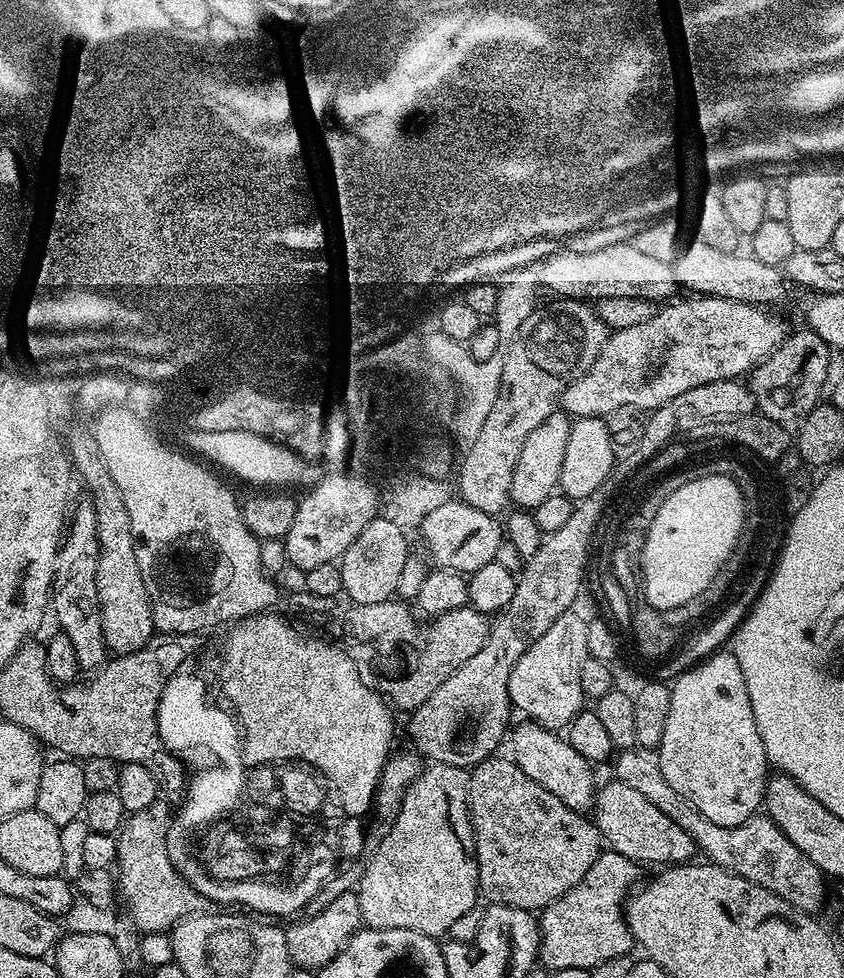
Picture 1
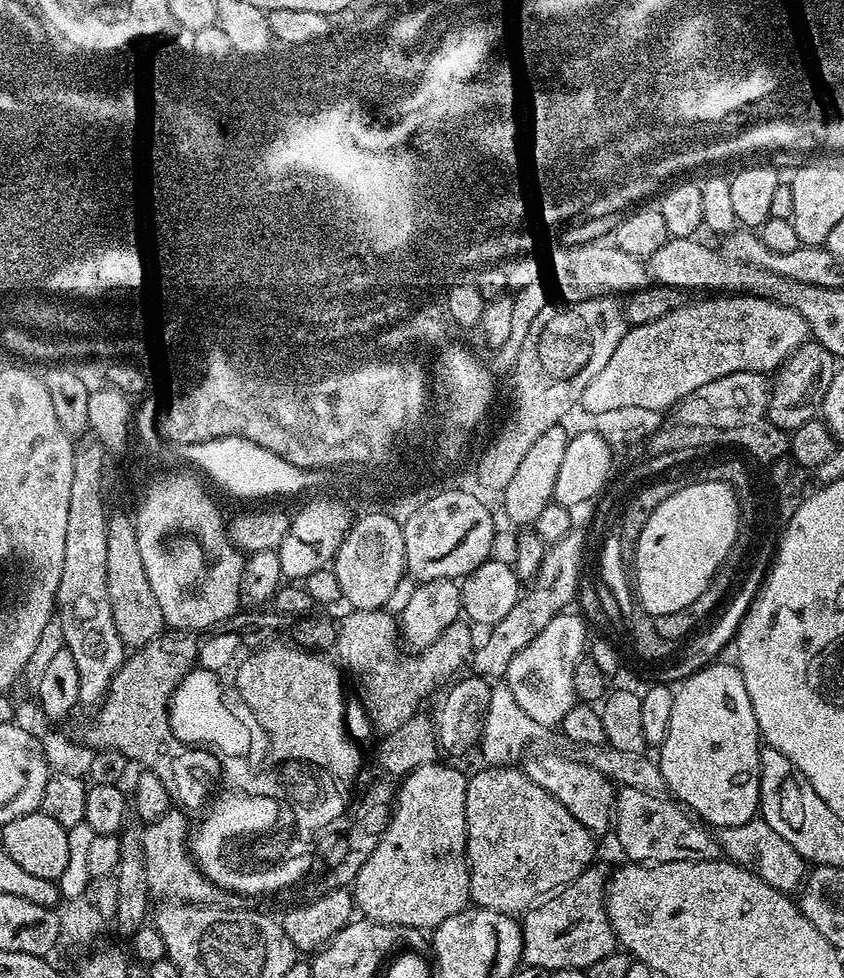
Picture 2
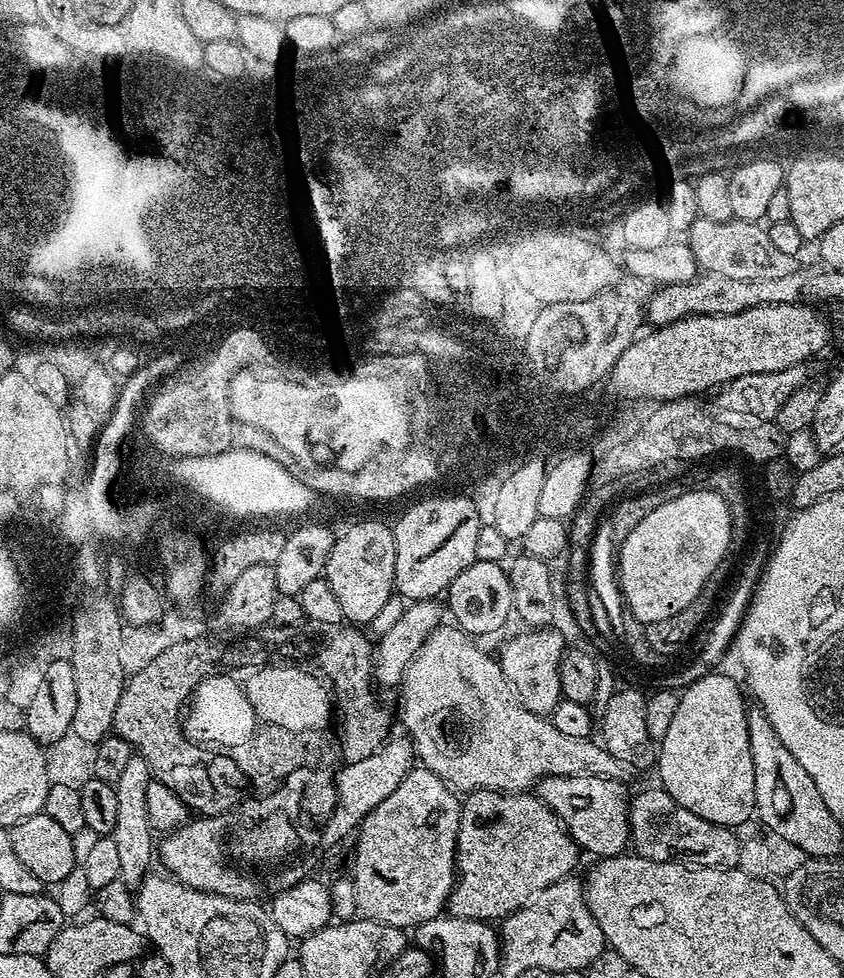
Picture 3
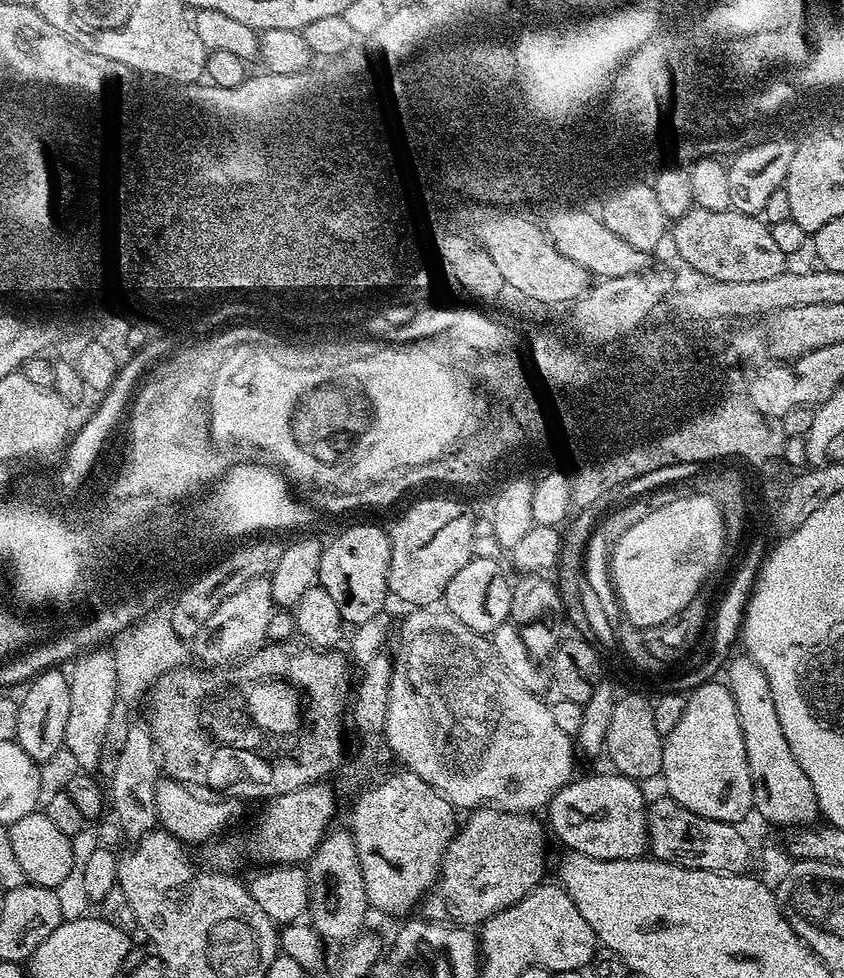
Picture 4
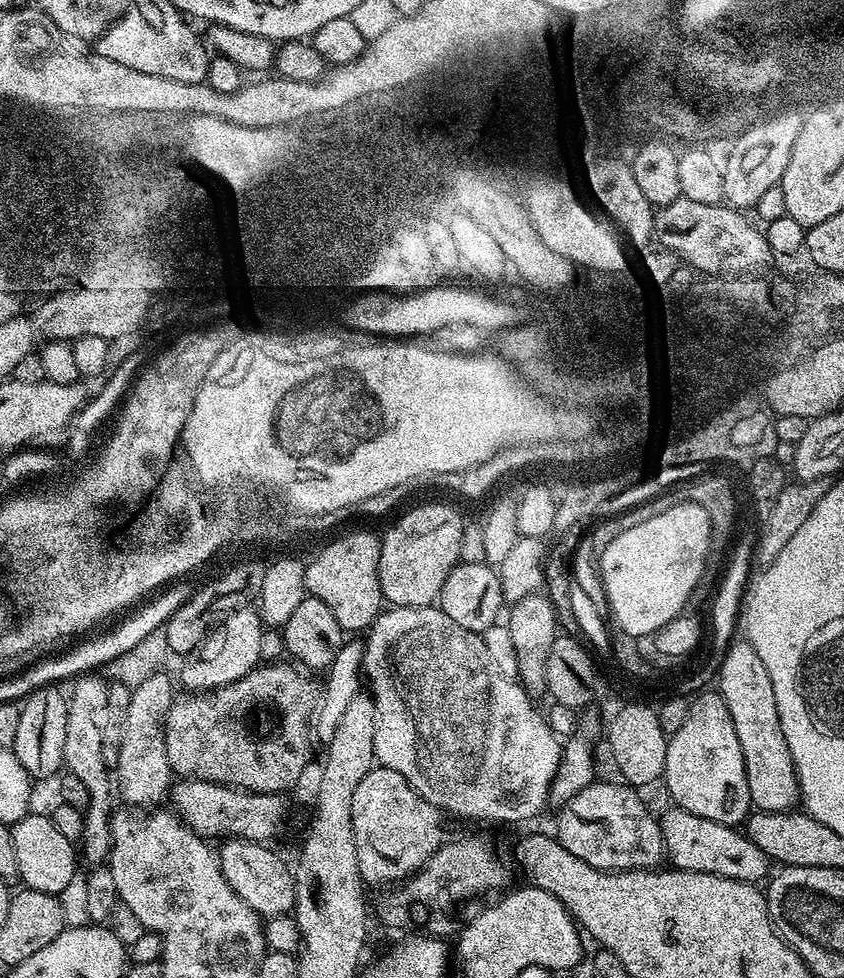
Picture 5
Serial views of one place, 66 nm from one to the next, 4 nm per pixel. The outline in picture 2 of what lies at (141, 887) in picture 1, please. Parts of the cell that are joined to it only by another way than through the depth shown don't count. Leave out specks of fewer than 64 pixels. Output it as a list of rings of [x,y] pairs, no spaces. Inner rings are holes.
[[[169,810],[161,820],[143,825],[140,836],[140,847],[144,854],[144,870],[148,886],[153,897],[160,902],[177,904],[197,904],[199,908],[217,908],[218,910],[245,910],[246,901],[243,895],[226,888],[219,888],[200,873],[199,866],[188,854],[188,822],[183,811]]]

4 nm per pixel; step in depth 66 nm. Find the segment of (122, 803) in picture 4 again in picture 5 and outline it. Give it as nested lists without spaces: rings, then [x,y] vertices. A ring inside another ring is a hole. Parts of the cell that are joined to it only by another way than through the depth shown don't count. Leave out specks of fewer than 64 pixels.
[[[164,670],[156,671],[140,686],[132,689],[130,706],[124,709],[126,730],[118,750],[118,762],[114,765],[114,784],[118,796],[136,810],[152,810],[160,799],[169,795],[174,783],[174,773],[166,752],[164,727],[174,699],[172,680]]]

